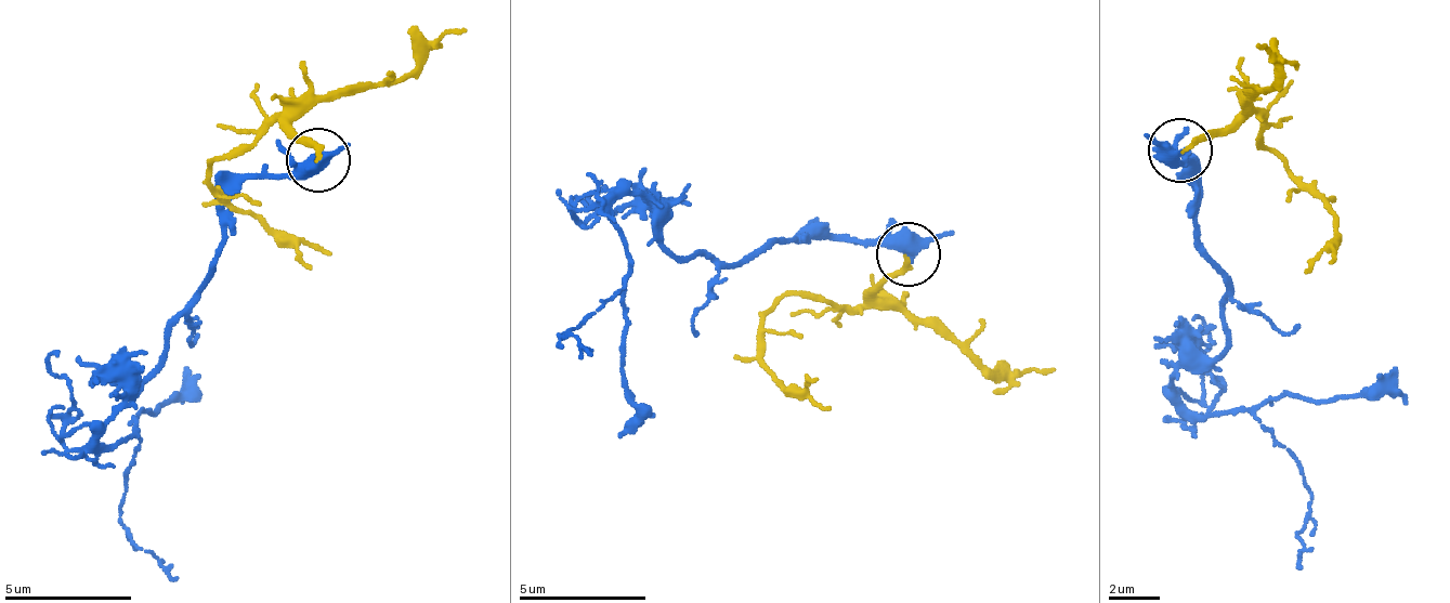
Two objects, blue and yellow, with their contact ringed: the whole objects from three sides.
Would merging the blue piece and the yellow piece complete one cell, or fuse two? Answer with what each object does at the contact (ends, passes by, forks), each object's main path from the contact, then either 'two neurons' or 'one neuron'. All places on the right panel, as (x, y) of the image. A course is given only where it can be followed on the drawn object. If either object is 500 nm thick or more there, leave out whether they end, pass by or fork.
blue forks; yellow ends; course blue (1181, 152), (1229, 290), (1226, 343), (1174, 394), (1249, 410), (1296, 459), (1302, 566); course yellow (1181, 152), (1257, 116), (1268, 153), (1315, 192), (1333, 221), (1332, 261); one neuron

